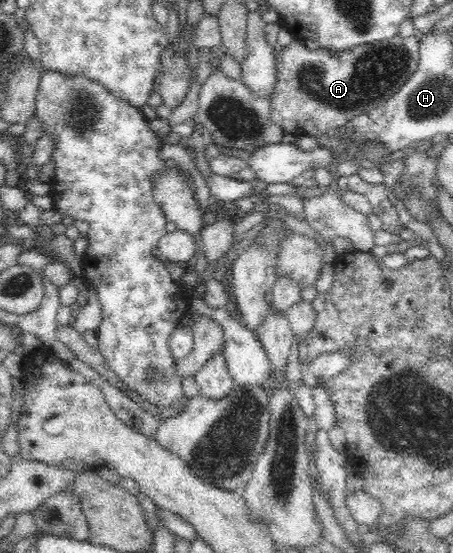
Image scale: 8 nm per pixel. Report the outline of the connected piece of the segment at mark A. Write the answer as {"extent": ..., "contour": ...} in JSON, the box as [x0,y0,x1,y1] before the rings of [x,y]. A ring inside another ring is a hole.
{"extent":[270,34,420,138],"contour":[[[398,34],[386,41],[359,45],[346,53],[333,53],[317,49],[309,51],[299,44],[299,39],[279,51],[276,57],[279,82],[270,100],[271,119],[285,134],[302,133],[333,138],[336,132],[352,118],[387,102],[417,70],[420,59],[420,36],[402,37]]]}

